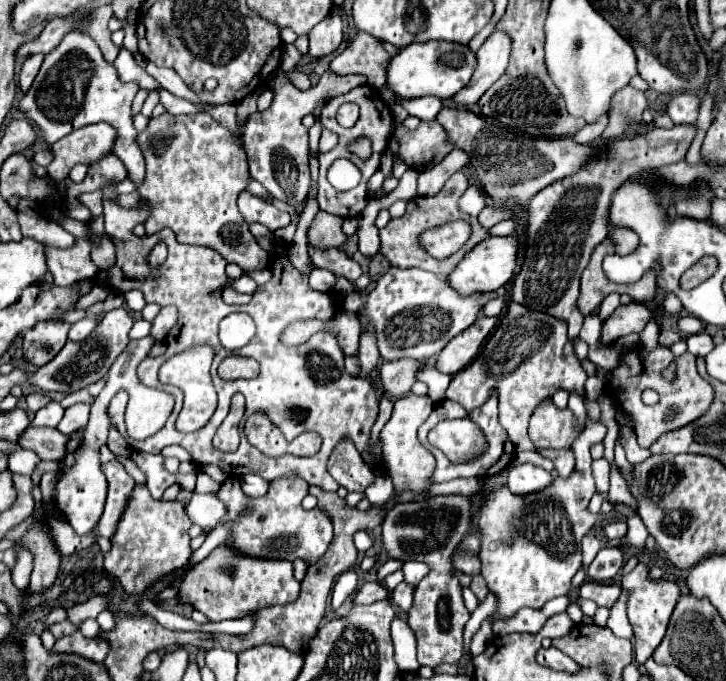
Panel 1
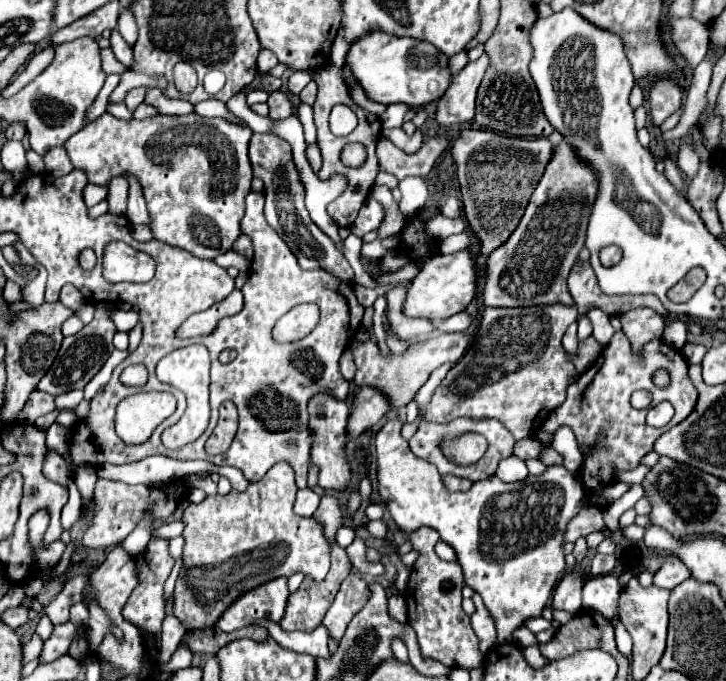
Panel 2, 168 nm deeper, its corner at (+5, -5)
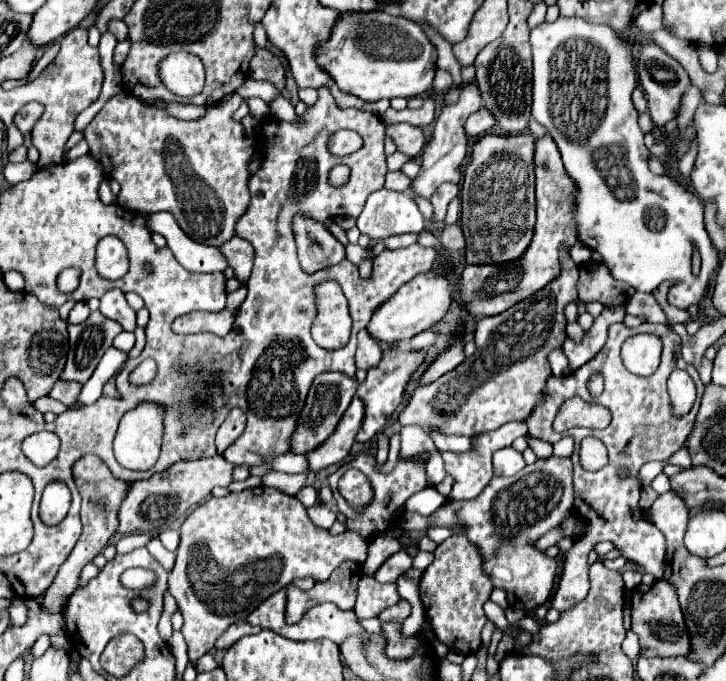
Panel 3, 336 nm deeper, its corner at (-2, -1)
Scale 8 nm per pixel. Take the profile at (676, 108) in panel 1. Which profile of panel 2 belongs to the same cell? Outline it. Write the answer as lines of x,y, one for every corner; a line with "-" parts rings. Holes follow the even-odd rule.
660,77
652,81
648,91
650,101
650,115
654,125
662,125
666,117
682,107
682,91
670,77

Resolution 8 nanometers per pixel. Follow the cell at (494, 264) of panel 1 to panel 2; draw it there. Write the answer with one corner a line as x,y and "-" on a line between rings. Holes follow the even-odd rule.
458,251
452,255
434,255
420,273
412,279
406,291
406,301
402,305
402,313
406,317
422,317
428,321
442,321
466,309
466,305
474,299
478,287
478,273
474,269
474,255
470,251

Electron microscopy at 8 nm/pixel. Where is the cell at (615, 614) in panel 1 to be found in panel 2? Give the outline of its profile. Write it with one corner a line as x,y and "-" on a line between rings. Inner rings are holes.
614,621
614,629
616,629
618,651
620,651
624,657
630,657
630,653
632,653
632,641
630,641
630,635
626,633
626,629
622,629
622,623
620,623
620,621

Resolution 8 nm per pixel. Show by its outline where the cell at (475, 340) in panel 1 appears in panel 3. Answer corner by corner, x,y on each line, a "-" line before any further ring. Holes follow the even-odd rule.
389,345
387,349
383,349
383,357
381,357
379,365
375,365
367,371
365,381
359,383
359,389
357,389
357,395
365,403
365,419
363,419
363,427
357,435
357,441
369,441
383,429
387,419
401,405
407,383
411,381
413,373
417,373
421,363
425,363
425,359
427,359
427,349
415,351
415,349
405,349
401,345

